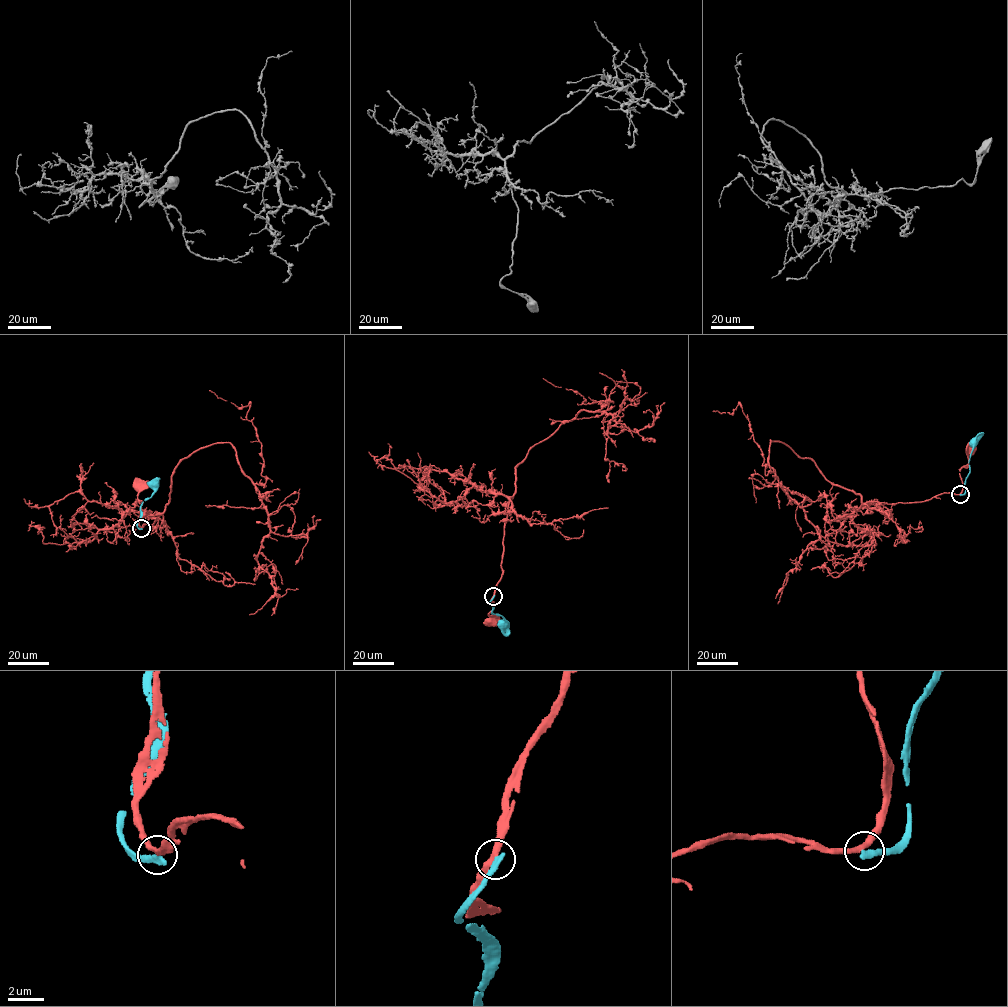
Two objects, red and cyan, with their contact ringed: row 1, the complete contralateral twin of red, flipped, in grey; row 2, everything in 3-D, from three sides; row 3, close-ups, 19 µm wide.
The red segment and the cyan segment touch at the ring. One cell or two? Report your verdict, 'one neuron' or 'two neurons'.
two neurons

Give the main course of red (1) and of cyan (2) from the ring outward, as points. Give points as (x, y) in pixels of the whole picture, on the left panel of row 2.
1: (141, 528), (142, 501), (137, 497), (140, 486)
2: (141, 528), (137, 526), (140, 505), (151, 496), (154, 483)

